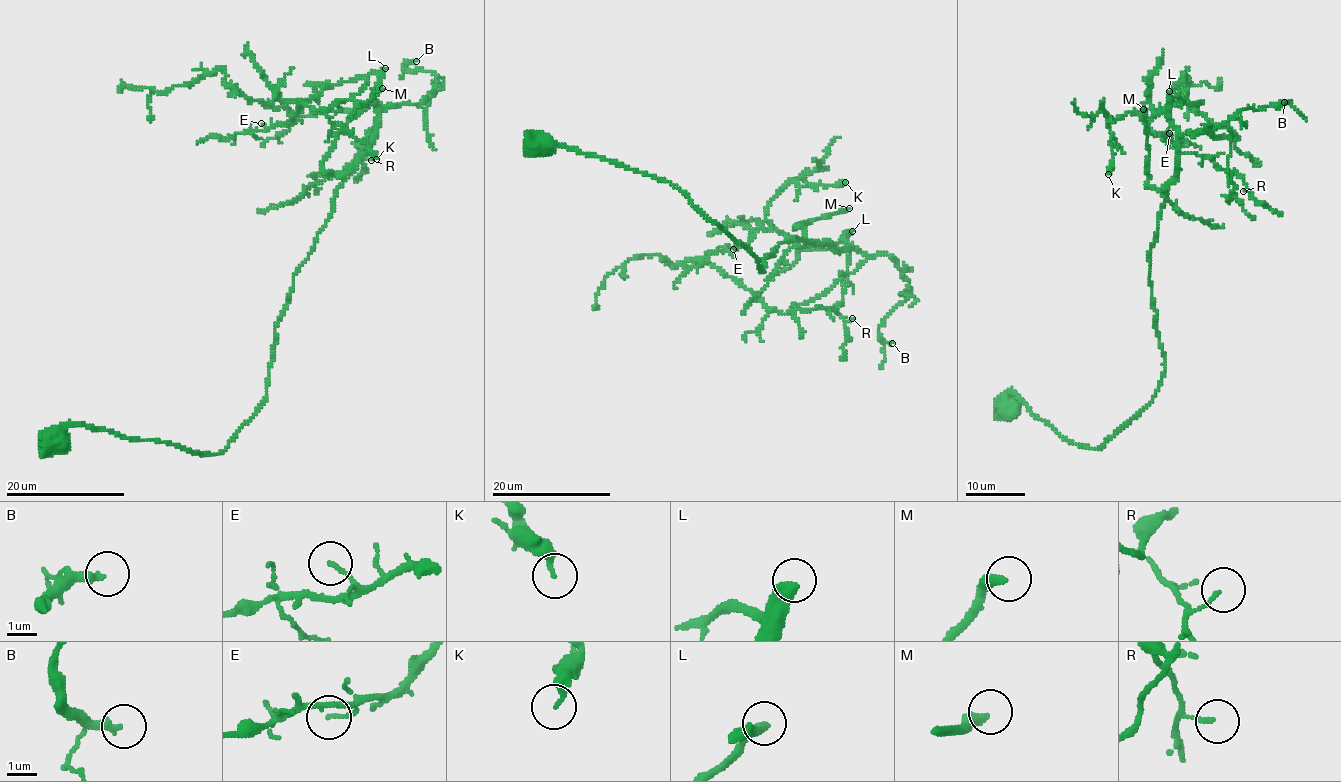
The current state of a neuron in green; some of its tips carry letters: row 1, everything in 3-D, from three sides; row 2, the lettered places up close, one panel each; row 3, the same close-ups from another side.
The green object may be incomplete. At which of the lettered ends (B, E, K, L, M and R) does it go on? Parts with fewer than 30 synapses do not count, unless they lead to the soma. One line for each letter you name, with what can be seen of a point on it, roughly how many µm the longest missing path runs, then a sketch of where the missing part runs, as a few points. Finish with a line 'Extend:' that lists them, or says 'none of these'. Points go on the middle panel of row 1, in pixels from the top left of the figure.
L: place (852, 231); missing 60 µm; course (852, 231), (857, 233), (852, 240), (837, 237), (827, 206), (830, 180), (868, 123), (875, 138), (878, 116)
M: place (849, 208); missing 100 µm
Extend: L, M

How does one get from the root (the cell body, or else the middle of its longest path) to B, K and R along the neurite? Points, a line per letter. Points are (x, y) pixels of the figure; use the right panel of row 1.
B: (1005, 404), (1011, 392), (1067, 441), (1097, 449), (1152, 400), (1164, 356), (1148, 251), (1177, 138), (1284, 102)
K: (1005, 404), (1097, 449), (1159, 385), (1148, 251), (1182, 100), (1111, 119), (1108, 174)
R: (1005, 404), (1011, 392), (1089, 448), (1121, 429), (1164, 372), (1148, 251), (1178, 156), (1209, 157), (1243, 191)

